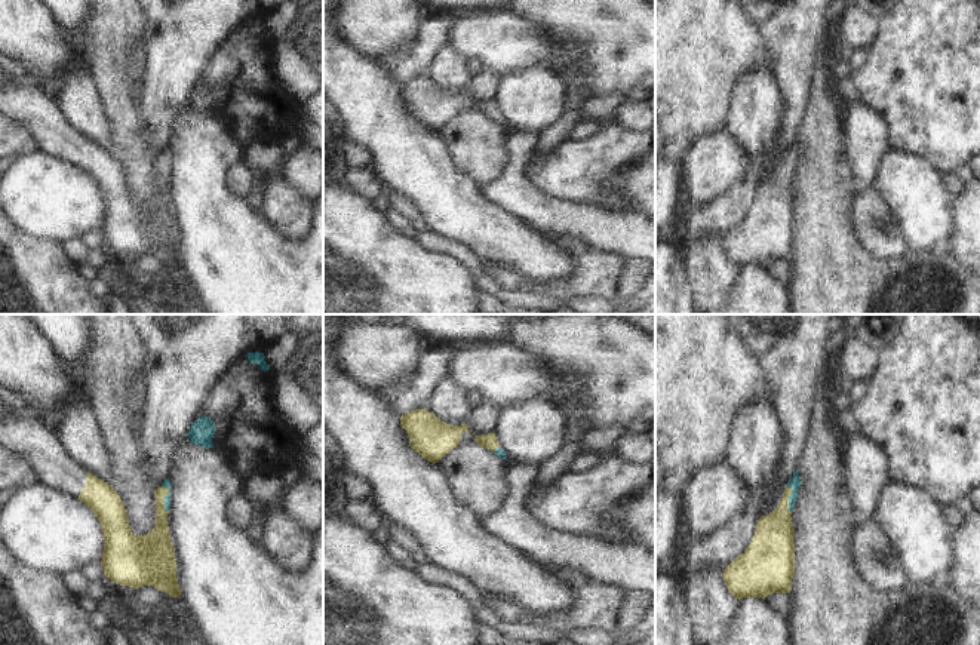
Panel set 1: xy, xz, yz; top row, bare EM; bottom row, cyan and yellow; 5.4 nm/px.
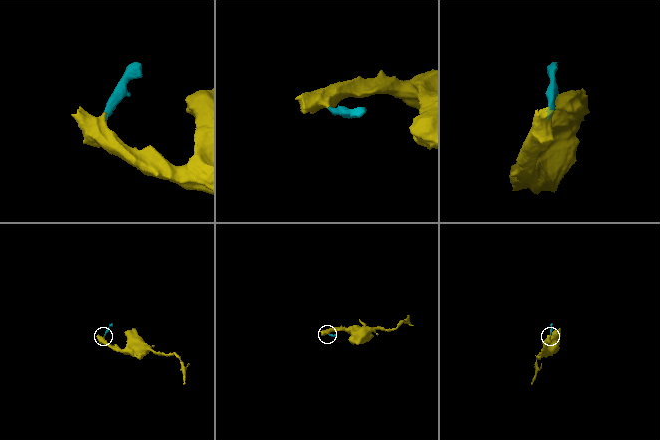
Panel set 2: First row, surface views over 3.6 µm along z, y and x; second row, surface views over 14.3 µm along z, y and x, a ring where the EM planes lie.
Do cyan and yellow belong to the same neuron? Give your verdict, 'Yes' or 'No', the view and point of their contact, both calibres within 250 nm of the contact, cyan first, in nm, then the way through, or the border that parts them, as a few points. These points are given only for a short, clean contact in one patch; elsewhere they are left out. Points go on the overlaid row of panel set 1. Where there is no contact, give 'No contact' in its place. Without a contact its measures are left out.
Yes. Touches cyan at xy (165, 498). Thickness 50 nm (cyan) against 150 nm. Path across: xy (166, 484), (165, 498), (162, 530), (156, 543)

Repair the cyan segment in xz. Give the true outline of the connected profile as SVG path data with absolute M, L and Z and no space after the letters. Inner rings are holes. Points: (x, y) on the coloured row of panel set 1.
M488 433L488 434L482 434L482 436L476 436L476 442L482 446L482 448L488 448L491 449L495 455L498 455L503 460L507 460L506 457L506 451L500 446L495 433Z

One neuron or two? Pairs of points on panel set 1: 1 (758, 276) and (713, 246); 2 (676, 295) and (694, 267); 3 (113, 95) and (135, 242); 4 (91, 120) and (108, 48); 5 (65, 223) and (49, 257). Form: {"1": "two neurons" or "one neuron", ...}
{"1": "two neurons", "2": "two neurons", "3": "two neurons", "4": "two neurons", "5": "two neurons"}

